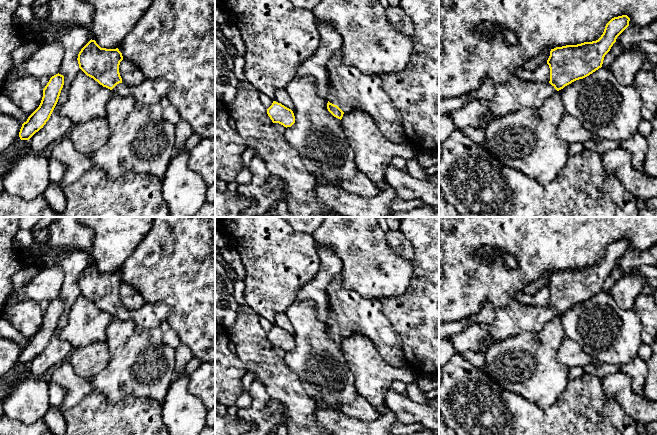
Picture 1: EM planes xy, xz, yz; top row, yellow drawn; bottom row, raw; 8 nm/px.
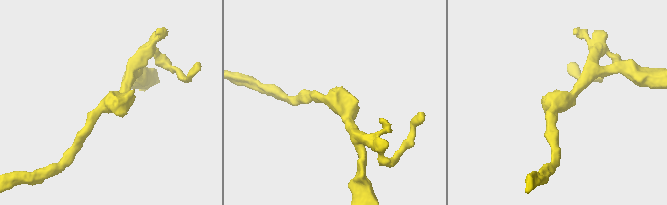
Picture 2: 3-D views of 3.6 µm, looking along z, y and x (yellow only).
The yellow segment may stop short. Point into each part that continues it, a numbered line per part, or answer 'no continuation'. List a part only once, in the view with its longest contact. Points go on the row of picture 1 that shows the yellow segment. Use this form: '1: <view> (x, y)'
1: xz (351, 90)

